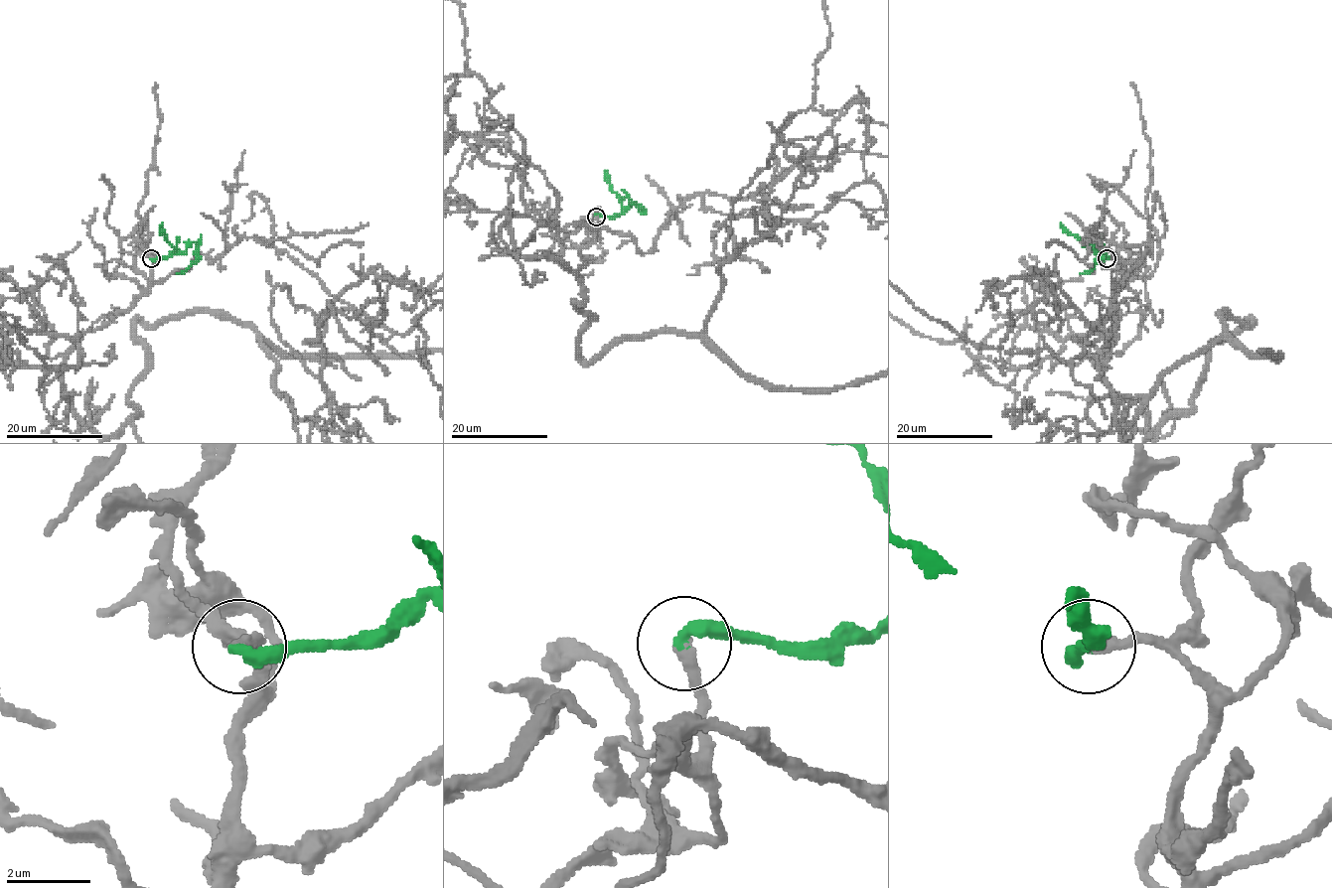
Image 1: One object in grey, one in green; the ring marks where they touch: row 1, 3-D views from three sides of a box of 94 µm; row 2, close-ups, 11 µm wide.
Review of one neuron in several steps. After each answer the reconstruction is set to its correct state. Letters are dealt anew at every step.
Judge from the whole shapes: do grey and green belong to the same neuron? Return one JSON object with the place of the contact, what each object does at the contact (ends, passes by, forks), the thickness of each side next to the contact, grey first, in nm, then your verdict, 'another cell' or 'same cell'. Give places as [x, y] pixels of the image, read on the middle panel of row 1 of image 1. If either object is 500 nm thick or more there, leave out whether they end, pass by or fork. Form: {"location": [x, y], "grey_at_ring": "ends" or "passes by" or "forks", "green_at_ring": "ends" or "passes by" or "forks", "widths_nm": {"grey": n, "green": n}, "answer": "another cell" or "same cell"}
{"location": [596, 217], "grey_at_ring": "ends", "green_at_ring": "ends", "widths_nm": {"grey": 280, "green": 320}, "answer": "same cell"}

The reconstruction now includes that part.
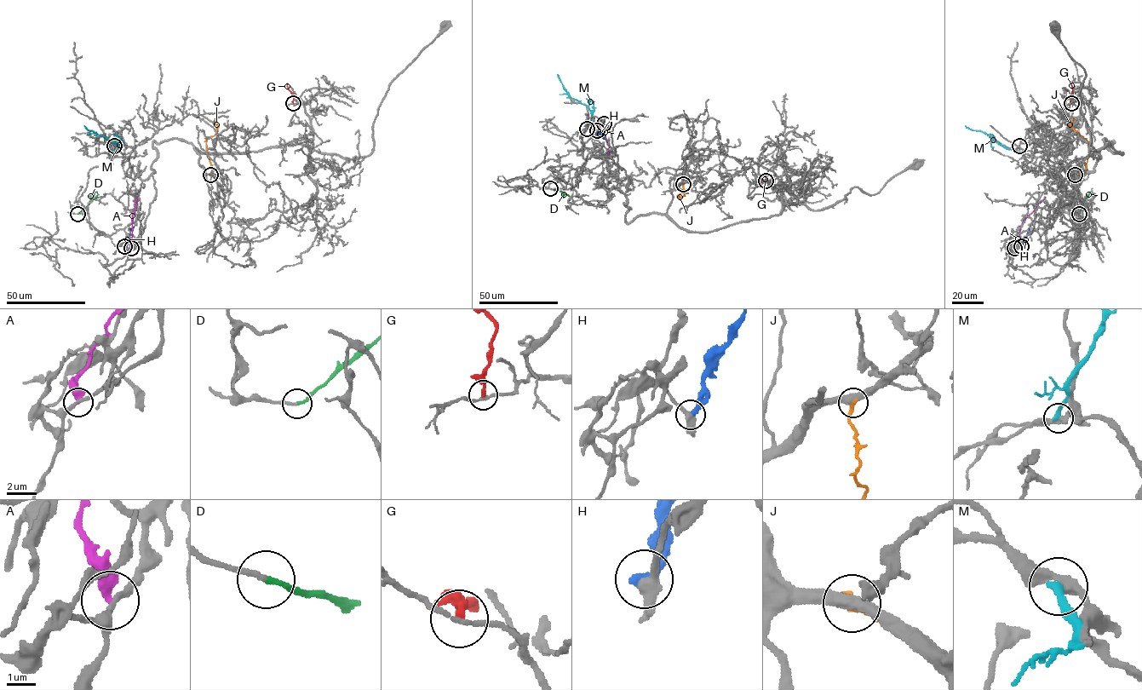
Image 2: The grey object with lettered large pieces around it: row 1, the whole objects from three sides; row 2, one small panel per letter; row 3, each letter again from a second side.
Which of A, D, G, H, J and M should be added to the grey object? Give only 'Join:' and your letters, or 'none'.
Join: D

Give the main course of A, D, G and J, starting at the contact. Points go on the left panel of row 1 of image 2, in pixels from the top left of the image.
A: (131, 248), (132, 214), (136, 197)
D: (77, 214), (97, 195), (96, 191)
G: (293, 103), (295, 95), (287, 83)
J: (210, 175), (206, 139), (216, 132), (215, 118)

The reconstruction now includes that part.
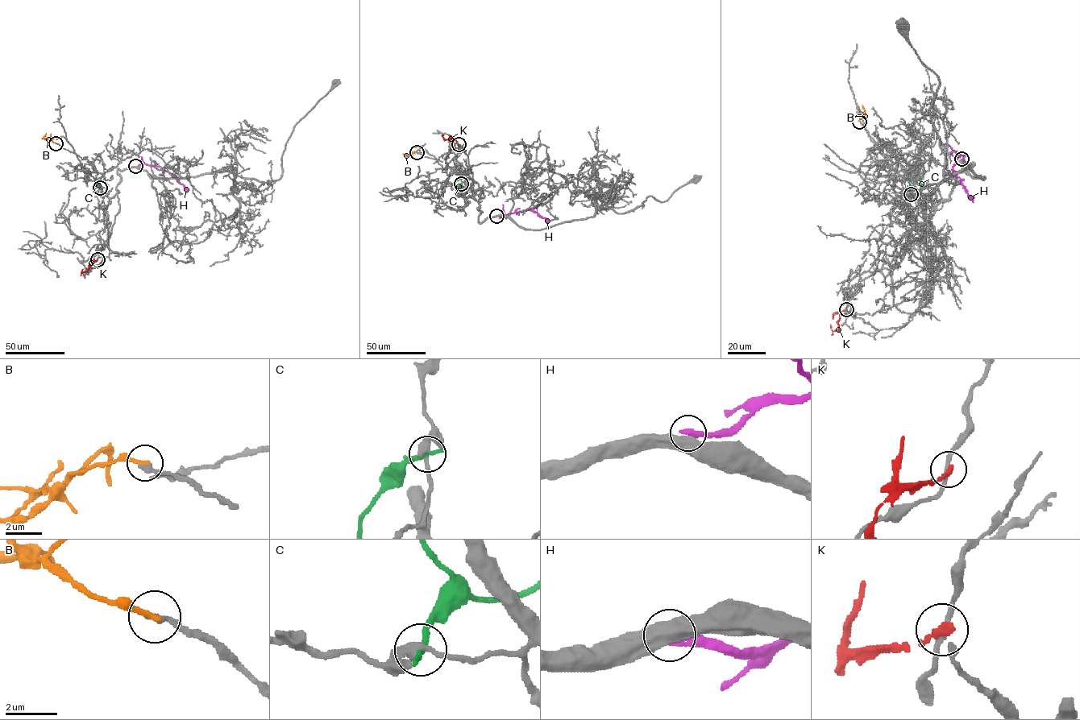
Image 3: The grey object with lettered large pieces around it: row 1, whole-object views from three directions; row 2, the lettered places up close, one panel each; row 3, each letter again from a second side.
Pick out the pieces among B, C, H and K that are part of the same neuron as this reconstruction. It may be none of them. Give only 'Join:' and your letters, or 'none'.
Join: B

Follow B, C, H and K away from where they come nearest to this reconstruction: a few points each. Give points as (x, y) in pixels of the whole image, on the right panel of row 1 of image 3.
B: (859, 122), (866, 116), (862, 105)
C: (910, 194), (920, 188), (920, 178)
H: (962, 159), (960, 155), (957, 158), (953, 171), (960, 179), (973, 203)
K: (846, 309), (839, 312), (838, 328), (832, 330), (831, 324)

